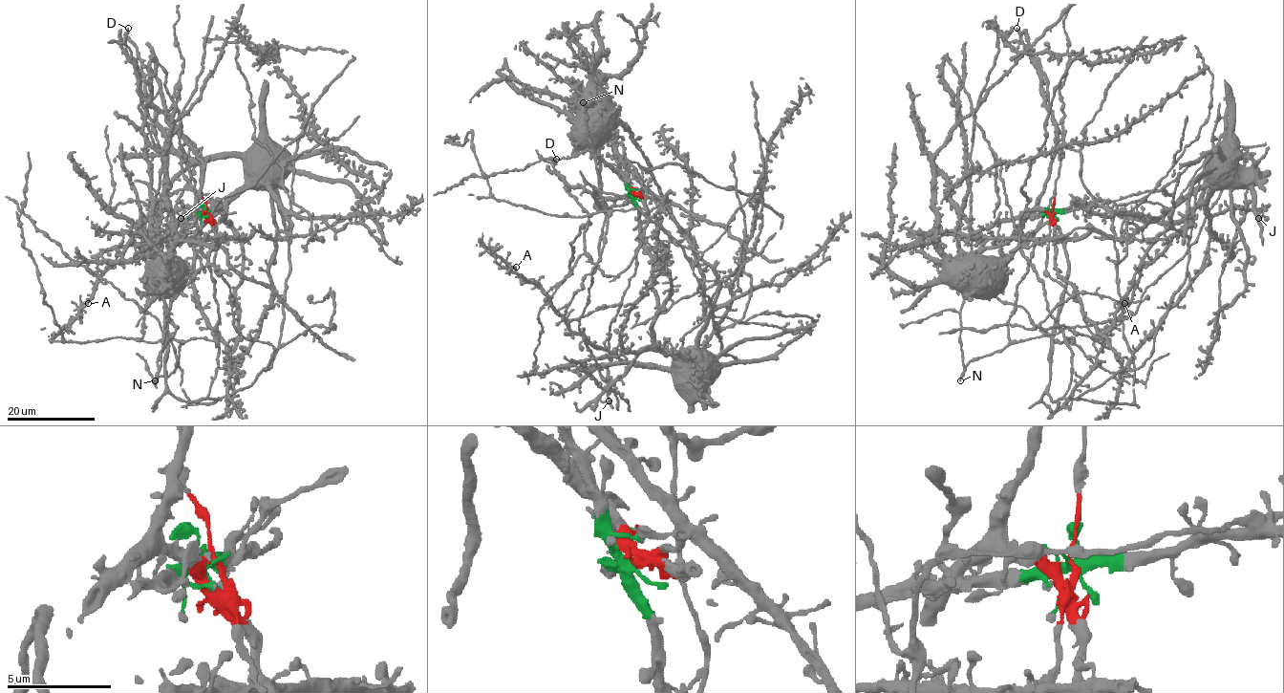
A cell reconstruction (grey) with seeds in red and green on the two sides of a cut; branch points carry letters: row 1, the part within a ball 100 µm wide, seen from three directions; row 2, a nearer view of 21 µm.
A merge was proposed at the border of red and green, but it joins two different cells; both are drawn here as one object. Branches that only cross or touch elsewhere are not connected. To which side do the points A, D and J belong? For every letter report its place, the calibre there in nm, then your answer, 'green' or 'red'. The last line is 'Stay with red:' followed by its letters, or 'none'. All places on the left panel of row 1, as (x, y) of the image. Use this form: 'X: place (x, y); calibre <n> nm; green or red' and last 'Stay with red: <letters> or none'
A: place (88, 303); calibre 280 nm; green
D: place (128, 28); calibre 280 nm; red
J: place (181, 218); calibre 360 nm; green
Stay with red: D

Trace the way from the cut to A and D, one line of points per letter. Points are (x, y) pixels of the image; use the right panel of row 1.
A: (1052, 210), (1104, 206), (1177, 222), (1218, 179), (1224, 156), (1192, 218), (1142, 269), (1125, 303)
D: (1052, 210), (1062, 140), (1059, 139), (1058, 123), (1045, 105), (1038, 61), (1016, 28)

